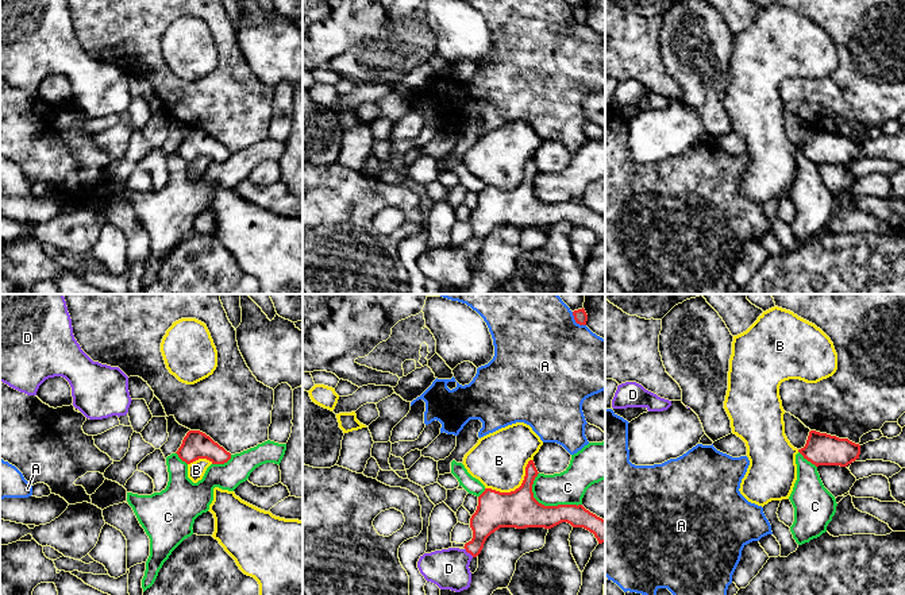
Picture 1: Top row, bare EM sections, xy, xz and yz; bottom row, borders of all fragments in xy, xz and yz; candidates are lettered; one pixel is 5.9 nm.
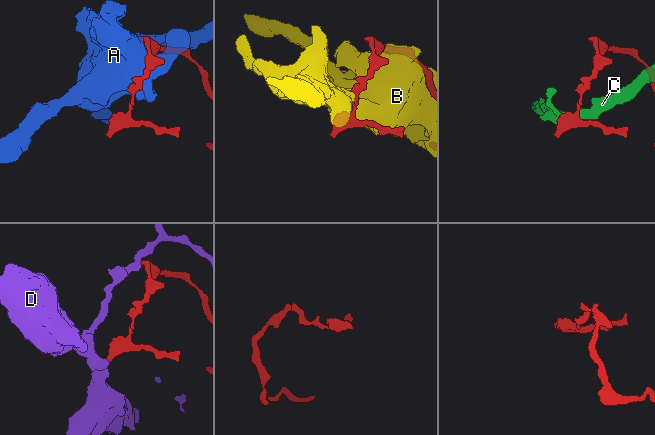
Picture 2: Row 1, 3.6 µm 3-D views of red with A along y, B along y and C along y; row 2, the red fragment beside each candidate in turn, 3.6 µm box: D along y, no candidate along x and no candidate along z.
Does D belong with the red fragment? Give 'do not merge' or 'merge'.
merge

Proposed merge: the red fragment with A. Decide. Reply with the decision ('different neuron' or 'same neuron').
different neuron

